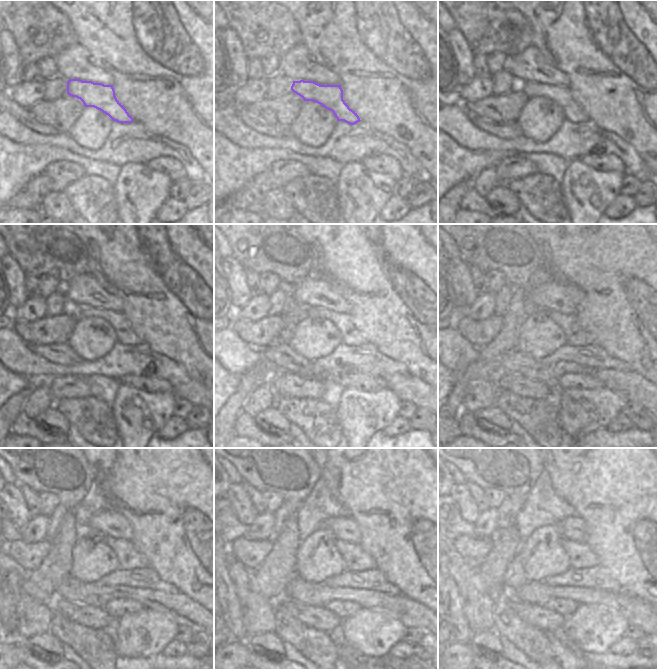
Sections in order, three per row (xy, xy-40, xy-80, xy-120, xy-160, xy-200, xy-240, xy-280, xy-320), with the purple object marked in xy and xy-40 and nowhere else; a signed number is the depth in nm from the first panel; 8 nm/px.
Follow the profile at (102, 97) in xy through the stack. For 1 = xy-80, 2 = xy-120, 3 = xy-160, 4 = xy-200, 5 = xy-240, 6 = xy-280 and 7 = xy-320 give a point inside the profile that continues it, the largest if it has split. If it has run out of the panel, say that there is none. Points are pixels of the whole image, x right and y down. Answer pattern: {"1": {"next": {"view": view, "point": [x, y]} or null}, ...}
{"1": {"next": {"view": "xy-80", "point": [562, 96]}}, "2": {"next": {"view": "xy-120", "point": [125, 334]}}, "3": {"next": {"view": "xy-160", "point": [350, 335]}}, "4": {"next": {"view": "xy-200", "point": [576, 336]}}, "5": {"next": {"view": "xy-240", "point": [129, 557]}}, "6": {"next": {"view": "xy-280", "point": [356, 559]}}, "7": {"next": {"view": "xy-320", "point": [580, 556]}}}

